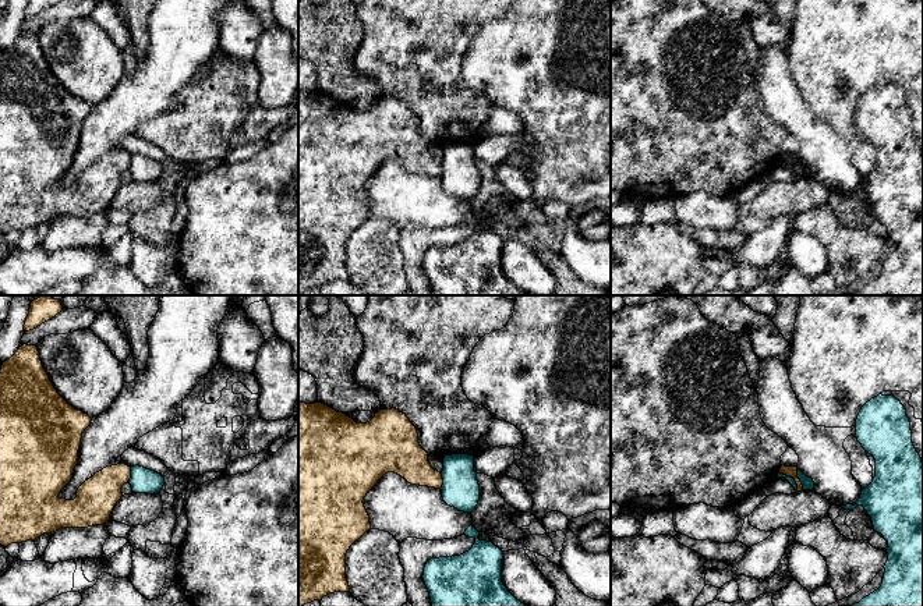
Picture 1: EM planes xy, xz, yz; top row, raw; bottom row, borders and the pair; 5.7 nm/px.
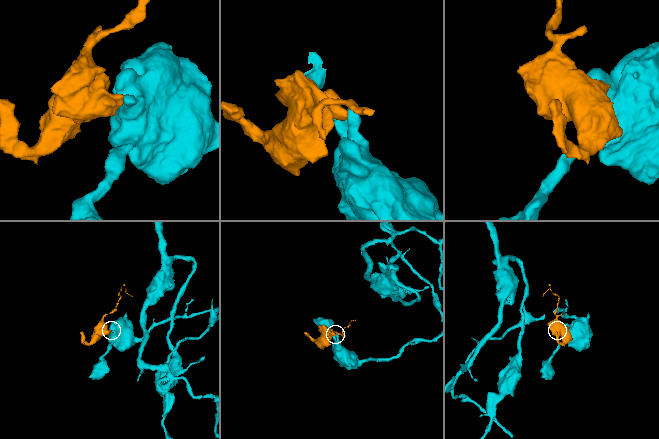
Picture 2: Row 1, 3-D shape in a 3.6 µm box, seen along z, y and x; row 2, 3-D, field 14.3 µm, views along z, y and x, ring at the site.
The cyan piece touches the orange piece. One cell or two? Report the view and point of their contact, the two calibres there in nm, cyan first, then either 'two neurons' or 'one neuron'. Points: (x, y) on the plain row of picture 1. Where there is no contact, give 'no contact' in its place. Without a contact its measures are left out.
meets cyan in yz at (799, 166); 70 nm thick on the cyan side, 60 nm on the other; two neurons

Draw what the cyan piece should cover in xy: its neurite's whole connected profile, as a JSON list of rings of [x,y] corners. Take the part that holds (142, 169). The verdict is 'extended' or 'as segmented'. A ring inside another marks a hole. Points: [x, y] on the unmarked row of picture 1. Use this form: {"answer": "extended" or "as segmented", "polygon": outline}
{"answer": "as segmented", "polygon": [[[135,153],[131,155],[130,173],[134,181],[153,182],[162,178],[165,166],[152,157]]]}

